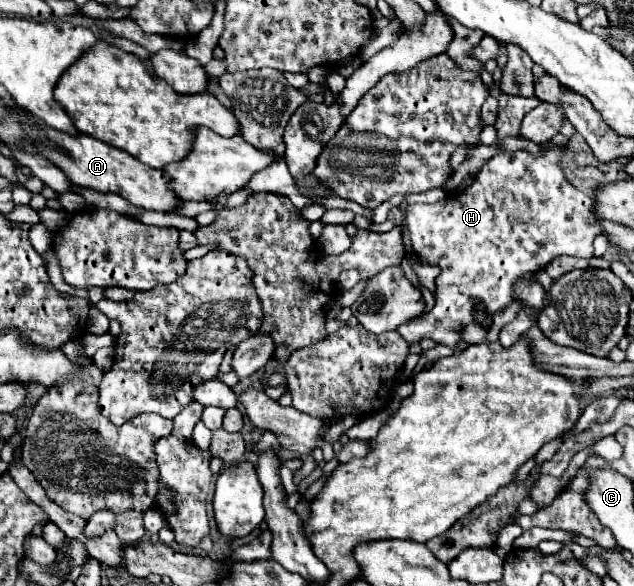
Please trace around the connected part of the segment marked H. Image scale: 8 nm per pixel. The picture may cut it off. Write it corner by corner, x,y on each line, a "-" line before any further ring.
566,146
540,148
540,156
500,150
480,168
470,186
434,204
408,204
406,226
416,258
440,268
434,308
398,326
398,334
408,344
432,338
456,348
464,326
474,322
474,306
484,304
492,318
514,302
518,278
544,270
560,254
594,256
592,240
600,234
594,200
566,182
562,168

